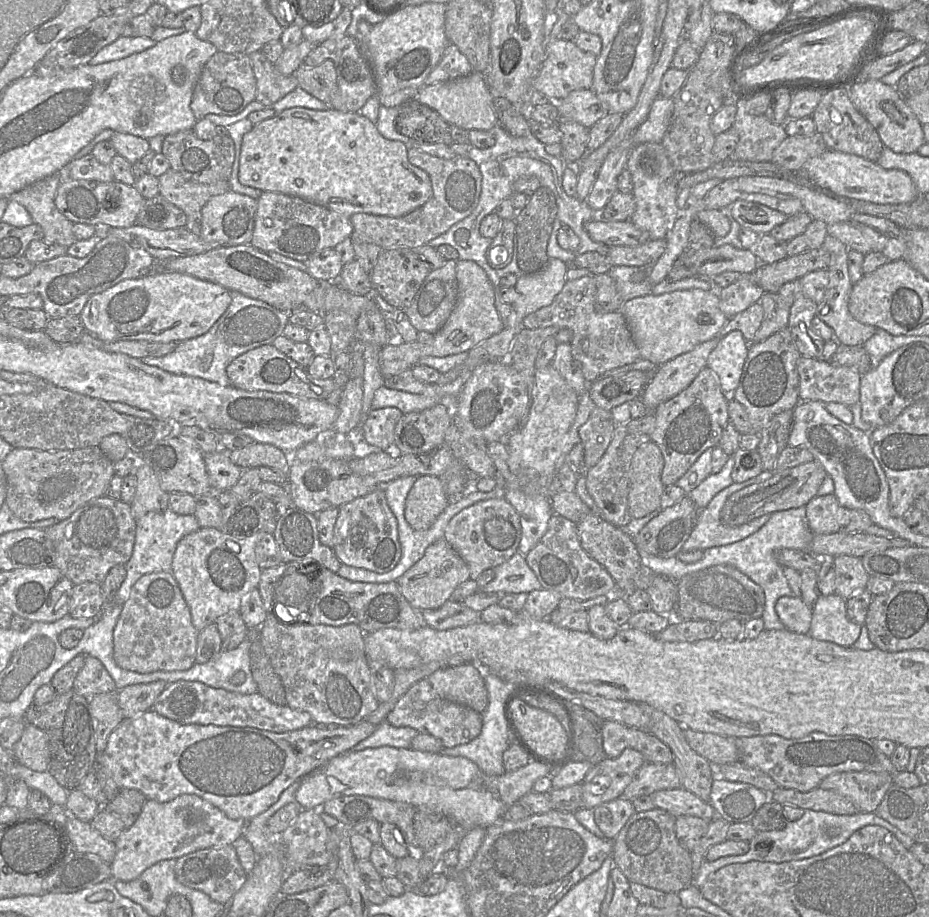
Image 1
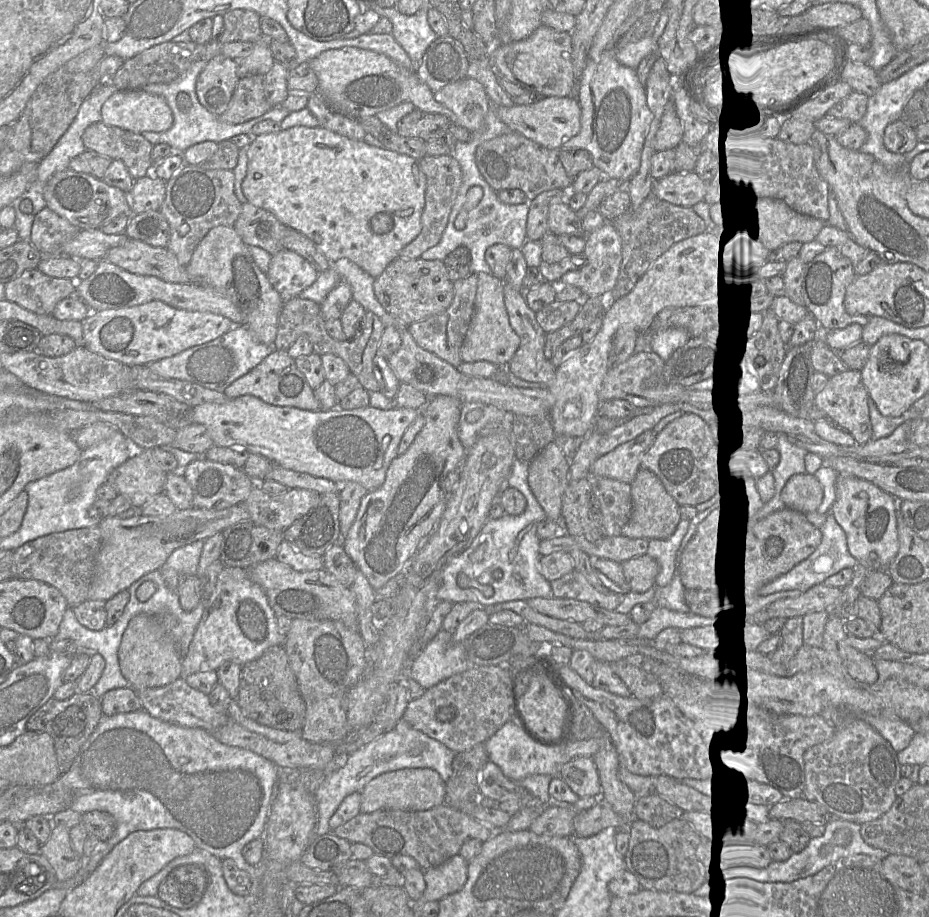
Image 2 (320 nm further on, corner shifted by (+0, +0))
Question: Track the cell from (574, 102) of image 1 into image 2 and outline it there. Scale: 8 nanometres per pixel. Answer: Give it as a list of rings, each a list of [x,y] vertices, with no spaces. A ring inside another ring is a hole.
[[[573,95],[547,96],[530,105],[496,106],[496,113],[511,131],[518,132],[548,149],[560,150],[581,129],[581,107]]]

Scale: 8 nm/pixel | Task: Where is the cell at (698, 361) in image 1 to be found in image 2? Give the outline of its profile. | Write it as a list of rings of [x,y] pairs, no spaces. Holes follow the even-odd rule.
[[[648,430],[635,439],[617,446],[598,457],[590,467],[590,472],[631,484],[641,468],[641,456],[652,445],[656,435],[653,430]]]

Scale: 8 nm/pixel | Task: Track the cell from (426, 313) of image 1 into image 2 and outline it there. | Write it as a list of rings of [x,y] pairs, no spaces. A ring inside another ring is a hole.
[[[473,273],[454,281],[454,298],[445,311],[408,326],[409,332],[421,348],[434,353],[454,367],[458,367],[463,362],[460,349],[474,315],[477,283],[477,274]]]

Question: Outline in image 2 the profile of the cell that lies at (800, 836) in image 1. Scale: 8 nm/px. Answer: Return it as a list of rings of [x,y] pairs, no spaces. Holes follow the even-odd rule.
[[[830,818],[824,825],[824,833],[816,838],[810,838],[806,847],[793,853],[785,861],[766,862],[762,867],[750,872],[733,872],[724,882],[706,882],[694,894],[708,896],[724,893],[737,888],[756,883],[765,882],[792,882],[816,874],[826,866],[837,860],[856,854],[866,854],[877,860],[883,860],[889,854],[885,850],[867,844],[860,835],[860,824],[841,818]]]

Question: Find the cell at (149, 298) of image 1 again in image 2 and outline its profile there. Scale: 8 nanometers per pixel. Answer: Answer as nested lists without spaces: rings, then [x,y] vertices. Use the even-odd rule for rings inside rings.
[[[153,300],[127,308],[92,311],[82,321],[83,345],[92,352],[128,366],[150,365],[190,347],[210,342],[235,325],[220,314],[177,309]]]

